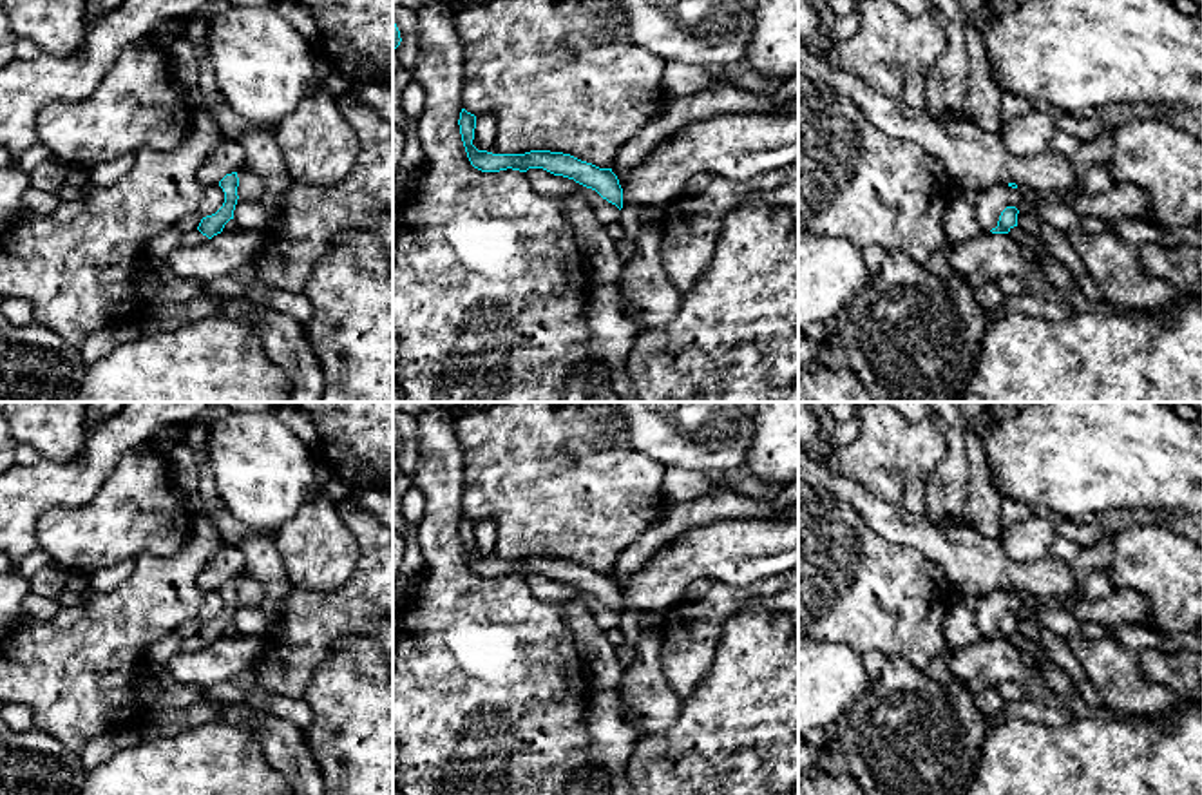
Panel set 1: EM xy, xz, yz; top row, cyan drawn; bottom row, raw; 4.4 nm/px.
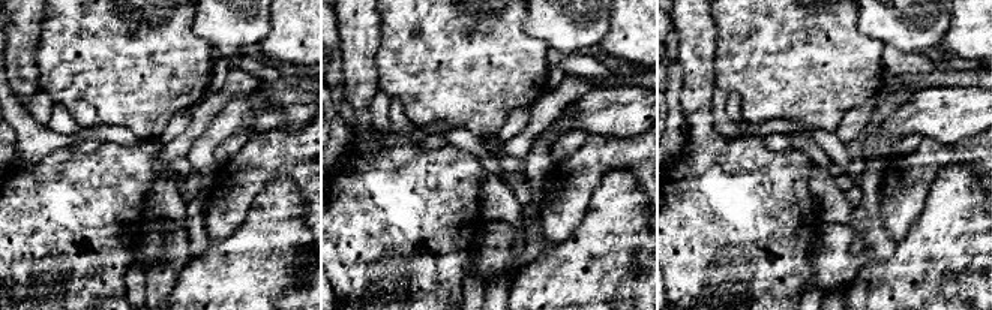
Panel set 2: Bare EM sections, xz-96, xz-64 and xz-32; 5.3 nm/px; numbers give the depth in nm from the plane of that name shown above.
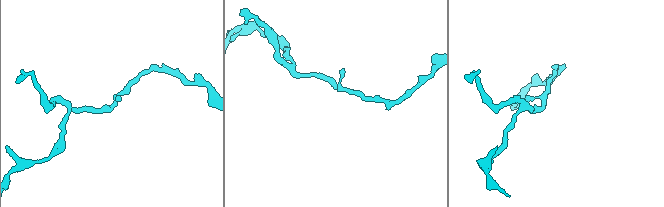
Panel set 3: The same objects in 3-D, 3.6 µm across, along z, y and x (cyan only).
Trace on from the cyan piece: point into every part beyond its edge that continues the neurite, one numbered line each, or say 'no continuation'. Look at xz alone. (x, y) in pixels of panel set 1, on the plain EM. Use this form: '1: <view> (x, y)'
no continuation

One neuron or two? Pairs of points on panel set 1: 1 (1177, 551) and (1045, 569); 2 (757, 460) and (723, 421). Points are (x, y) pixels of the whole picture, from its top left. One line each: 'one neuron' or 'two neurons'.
1: two neurons
2: two neurons

